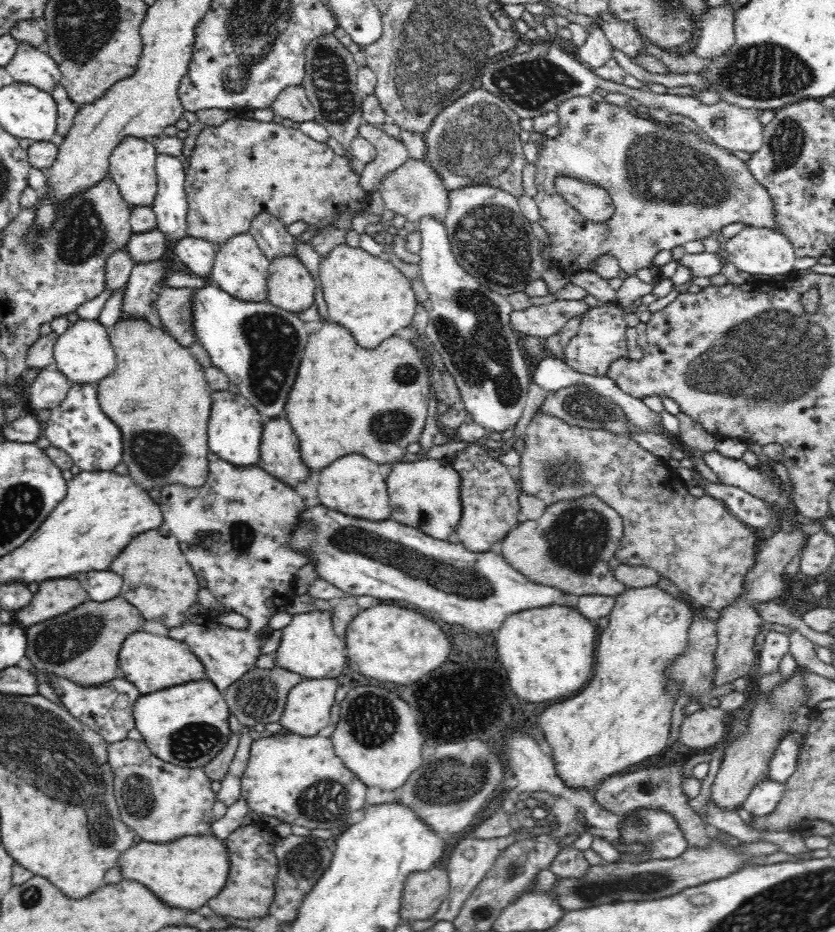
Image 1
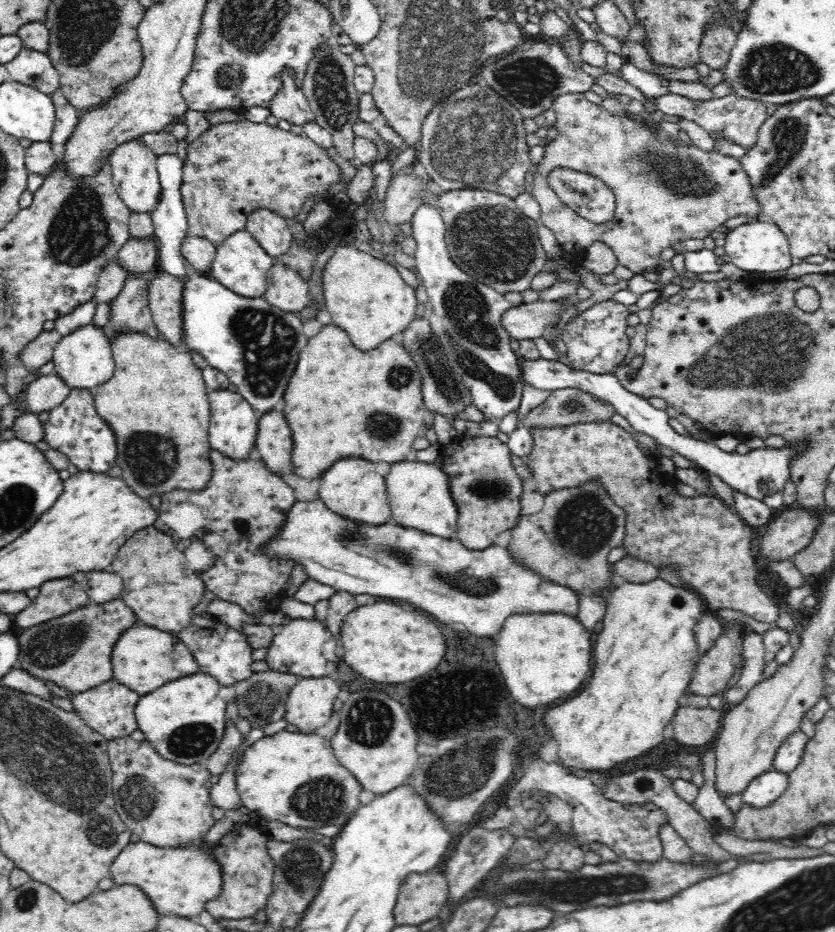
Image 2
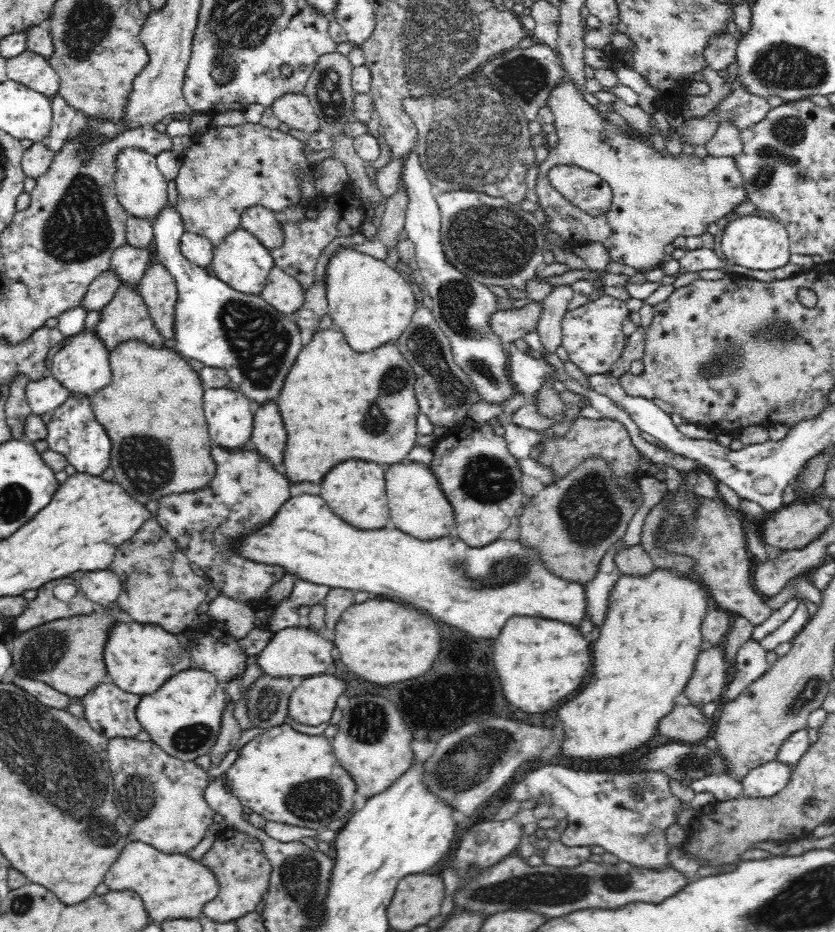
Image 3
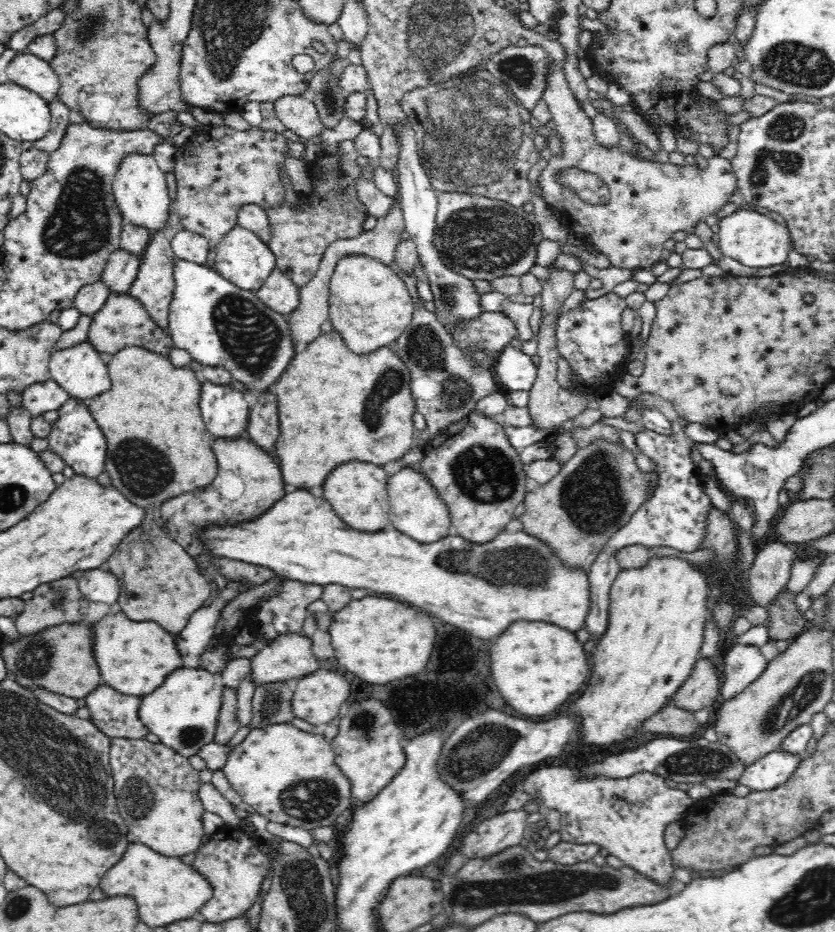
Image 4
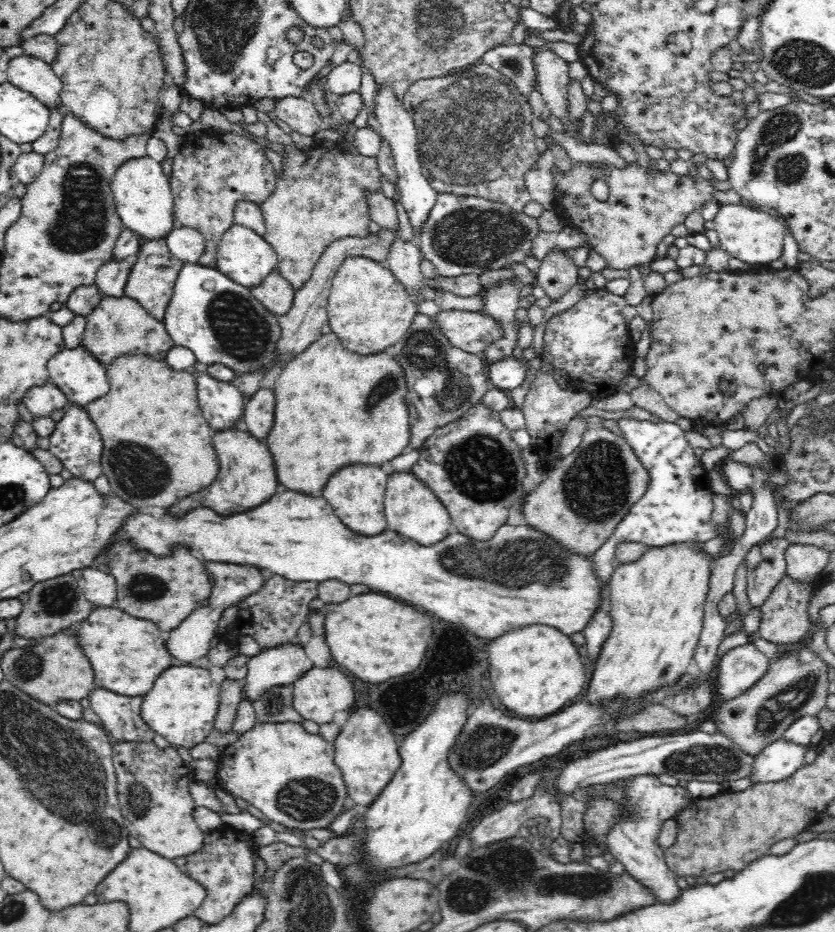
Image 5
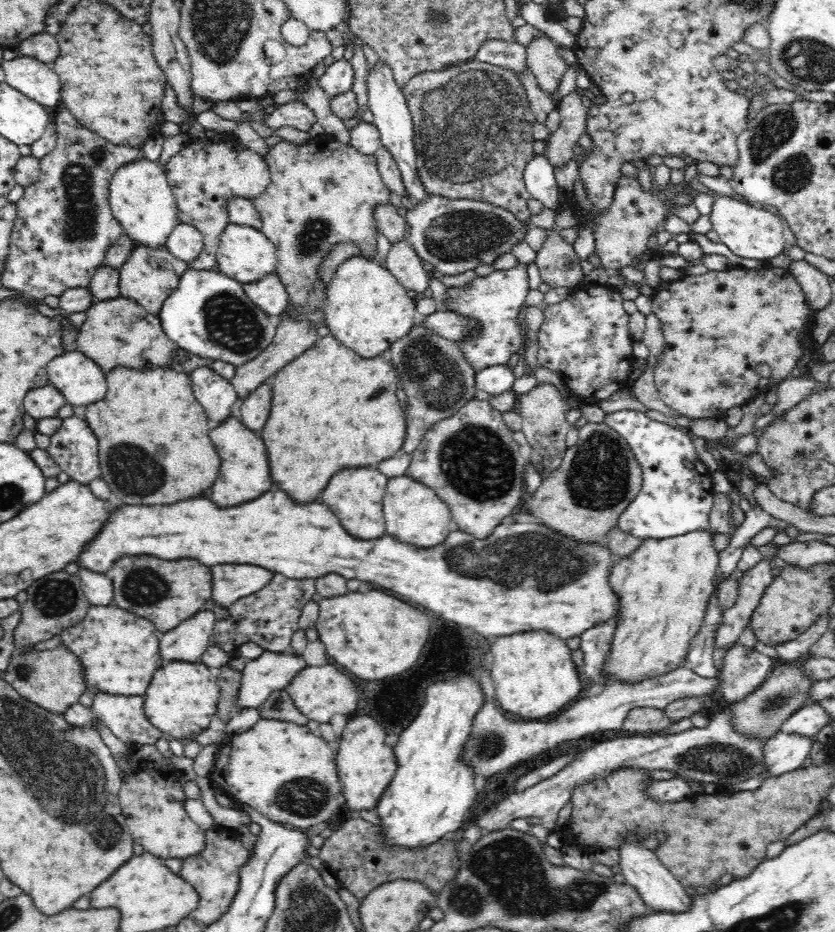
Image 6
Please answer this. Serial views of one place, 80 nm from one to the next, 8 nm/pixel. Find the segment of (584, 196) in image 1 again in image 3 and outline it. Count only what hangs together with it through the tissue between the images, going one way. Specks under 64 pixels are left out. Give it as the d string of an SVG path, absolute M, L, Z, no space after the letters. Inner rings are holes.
M560 165L549 170L548 178L566 200L590 216L600 216L612 206L611 186L596 173Z

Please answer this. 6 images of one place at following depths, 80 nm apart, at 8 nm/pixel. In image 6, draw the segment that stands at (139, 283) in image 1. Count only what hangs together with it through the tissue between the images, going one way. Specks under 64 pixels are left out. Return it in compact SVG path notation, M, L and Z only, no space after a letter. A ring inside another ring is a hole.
M116 297L94 302L85 312L86 320L76 334L77 351L90 358L106 374L116 366L134 370L174 366L174 352L180 348L168 338L159 317L148 313L132 299Z

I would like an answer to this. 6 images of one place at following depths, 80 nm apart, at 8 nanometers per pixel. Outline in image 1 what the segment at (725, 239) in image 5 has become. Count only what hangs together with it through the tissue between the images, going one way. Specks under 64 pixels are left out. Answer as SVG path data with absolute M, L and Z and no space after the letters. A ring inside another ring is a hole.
M755 226L743 227L739 233L727 240L724 254L739 271L748 272L748 274L793 276L795 272L794 260L797 256L794 253L794 246L792 246L788 236L780 230L756 228Z

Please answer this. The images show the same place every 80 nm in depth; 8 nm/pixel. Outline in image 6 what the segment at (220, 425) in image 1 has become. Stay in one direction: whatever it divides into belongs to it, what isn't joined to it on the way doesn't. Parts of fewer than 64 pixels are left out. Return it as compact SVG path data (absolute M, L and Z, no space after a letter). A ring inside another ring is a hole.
M209 366L198 368L189 376L196 400L204 408L208 419L222 423L231 418L232 405L238 400L234 386Z

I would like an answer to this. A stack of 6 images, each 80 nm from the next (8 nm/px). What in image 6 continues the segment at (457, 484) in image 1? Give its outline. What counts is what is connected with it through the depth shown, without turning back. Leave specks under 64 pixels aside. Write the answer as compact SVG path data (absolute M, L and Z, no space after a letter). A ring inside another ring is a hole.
M410 476L388 479L384 495L383 515L386 533L396 536L402 543L414 544L418 548L432 548L444 542L452 531L452 518L448 506L438 498L432 488L417 482Z

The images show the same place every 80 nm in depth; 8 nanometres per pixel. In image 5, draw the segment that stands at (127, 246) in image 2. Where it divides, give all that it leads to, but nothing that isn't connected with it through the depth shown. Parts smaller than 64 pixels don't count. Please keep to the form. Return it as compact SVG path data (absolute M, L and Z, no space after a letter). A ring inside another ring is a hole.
M110 259L105 262L96 274L95 285L102 292L102 296L121 297L128 282L132 262L122 259Z

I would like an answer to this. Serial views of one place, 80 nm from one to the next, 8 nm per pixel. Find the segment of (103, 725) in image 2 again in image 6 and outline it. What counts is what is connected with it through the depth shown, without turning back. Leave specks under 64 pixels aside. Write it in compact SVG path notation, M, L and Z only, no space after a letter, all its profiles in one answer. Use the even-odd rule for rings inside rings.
M99 693L94 695L92 710L122 742L154 745L163 732L152 726L145 715L144 695L127 696Z

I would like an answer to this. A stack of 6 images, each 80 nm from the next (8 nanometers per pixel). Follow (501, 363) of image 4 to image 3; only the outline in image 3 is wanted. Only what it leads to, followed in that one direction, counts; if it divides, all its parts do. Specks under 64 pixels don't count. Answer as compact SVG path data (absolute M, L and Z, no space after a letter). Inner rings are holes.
M514 344L506 348L509 352L509 376L520 393L536 393L545 386L549 377L556 379L559 387L562 387L558 379L558 370L547 364L547 360L536 360L520 352Z

